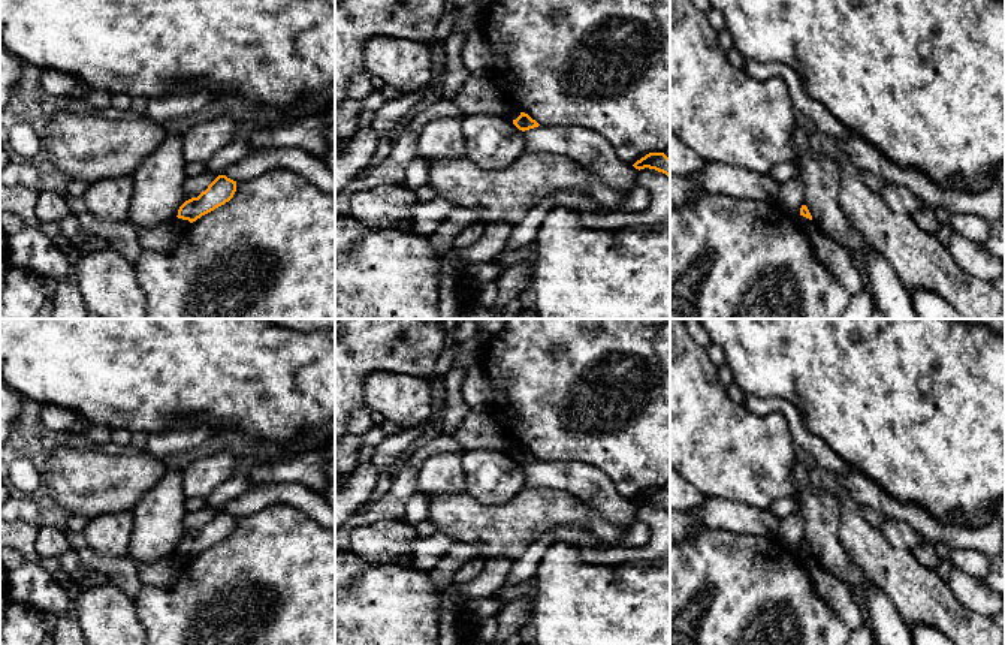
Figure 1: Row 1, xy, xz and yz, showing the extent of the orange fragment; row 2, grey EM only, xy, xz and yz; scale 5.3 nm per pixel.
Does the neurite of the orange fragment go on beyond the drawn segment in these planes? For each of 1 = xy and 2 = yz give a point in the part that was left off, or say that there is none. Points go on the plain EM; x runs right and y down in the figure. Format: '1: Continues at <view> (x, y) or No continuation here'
1: No continuation here
2: No continuation here

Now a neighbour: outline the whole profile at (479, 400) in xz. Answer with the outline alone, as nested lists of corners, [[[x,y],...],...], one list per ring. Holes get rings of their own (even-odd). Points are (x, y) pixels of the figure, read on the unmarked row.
[[[477,362],[465,370],[462,398],[470,406],[471,412],[491,413],[491,382]]]

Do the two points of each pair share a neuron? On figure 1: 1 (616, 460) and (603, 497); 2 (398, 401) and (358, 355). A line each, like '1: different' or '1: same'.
1: different
2: different

